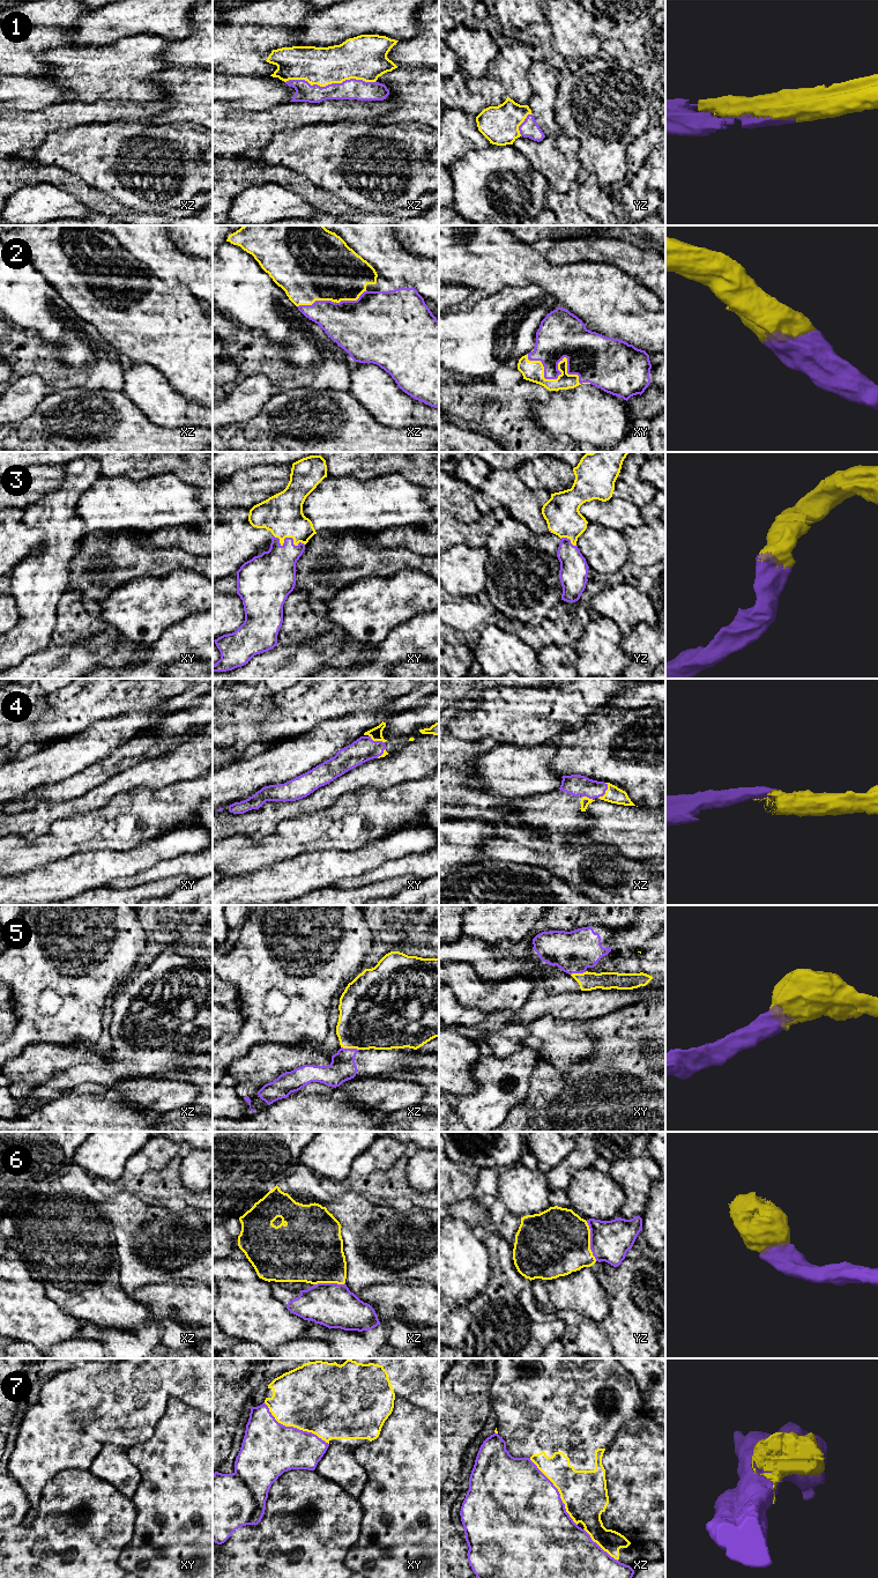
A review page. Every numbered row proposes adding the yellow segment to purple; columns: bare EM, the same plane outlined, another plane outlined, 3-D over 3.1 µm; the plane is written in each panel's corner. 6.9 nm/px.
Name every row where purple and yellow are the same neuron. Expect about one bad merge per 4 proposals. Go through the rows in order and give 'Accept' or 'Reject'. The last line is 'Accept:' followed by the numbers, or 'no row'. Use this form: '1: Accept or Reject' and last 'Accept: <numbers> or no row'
1: Accept
2: Accept
3: Accept
4: Accept
5: Accept
6: Accept
7: Reject
Accept: 1, 2, 3, 4, 5, 6

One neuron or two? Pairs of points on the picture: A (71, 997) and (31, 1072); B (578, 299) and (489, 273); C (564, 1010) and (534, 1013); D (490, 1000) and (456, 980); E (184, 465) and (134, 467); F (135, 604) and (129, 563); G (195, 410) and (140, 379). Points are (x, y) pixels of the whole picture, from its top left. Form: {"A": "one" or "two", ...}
{"A": "two", "B": "one", "C": "one", "D": "one", "E": "one", "F": "two", "G": "one"}

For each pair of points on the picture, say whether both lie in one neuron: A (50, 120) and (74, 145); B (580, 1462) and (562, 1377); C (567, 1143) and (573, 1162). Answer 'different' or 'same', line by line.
A: different
B: same
C: different

